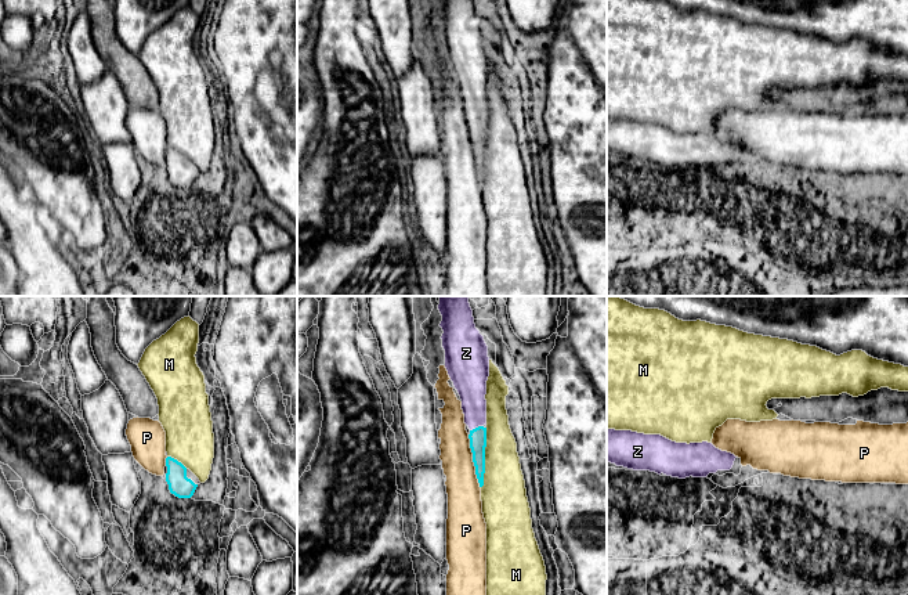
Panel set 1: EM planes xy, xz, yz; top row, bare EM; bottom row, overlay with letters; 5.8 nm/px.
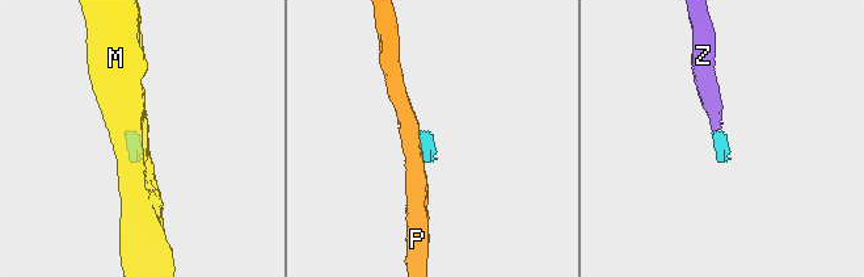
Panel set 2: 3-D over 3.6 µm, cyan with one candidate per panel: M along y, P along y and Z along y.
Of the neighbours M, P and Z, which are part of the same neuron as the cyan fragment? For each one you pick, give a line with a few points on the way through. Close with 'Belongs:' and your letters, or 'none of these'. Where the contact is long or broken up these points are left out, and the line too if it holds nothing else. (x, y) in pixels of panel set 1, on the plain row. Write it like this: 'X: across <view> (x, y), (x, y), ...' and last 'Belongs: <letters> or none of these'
Z: across xz (477, 126), (476, 118), (471, 75)
Belongs: Z

